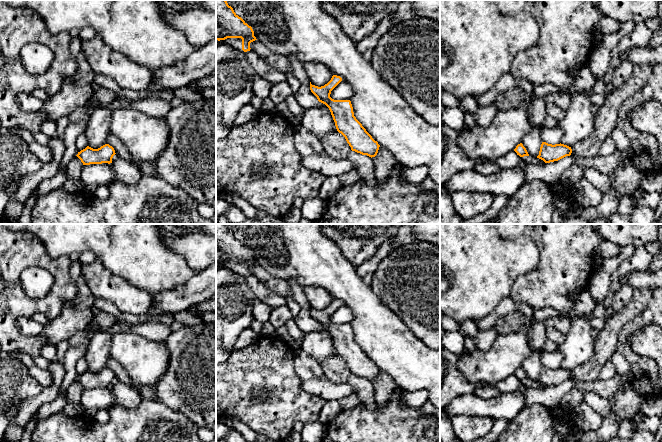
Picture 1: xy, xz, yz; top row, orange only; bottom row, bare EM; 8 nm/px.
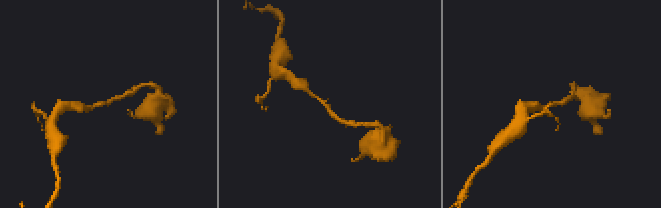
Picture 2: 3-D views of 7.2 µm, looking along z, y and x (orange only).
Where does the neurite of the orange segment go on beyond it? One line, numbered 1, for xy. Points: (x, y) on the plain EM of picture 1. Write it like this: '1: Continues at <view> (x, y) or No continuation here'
1: No continuation here

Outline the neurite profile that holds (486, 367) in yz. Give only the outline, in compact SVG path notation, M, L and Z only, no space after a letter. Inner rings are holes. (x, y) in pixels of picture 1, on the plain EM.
M513 332L509 334L498 334L489 350L474 349L471 352L461 353L458 366L464 377L474 385L494 386L501 380L513 375L522 367L523 362L533 353L542 354L544 351L534 351L529 343L526 333Z

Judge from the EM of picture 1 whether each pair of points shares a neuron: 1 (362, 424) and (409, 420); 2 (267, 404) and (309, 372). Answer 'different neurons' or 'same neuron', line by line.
1: same neuron
2: different neurons

